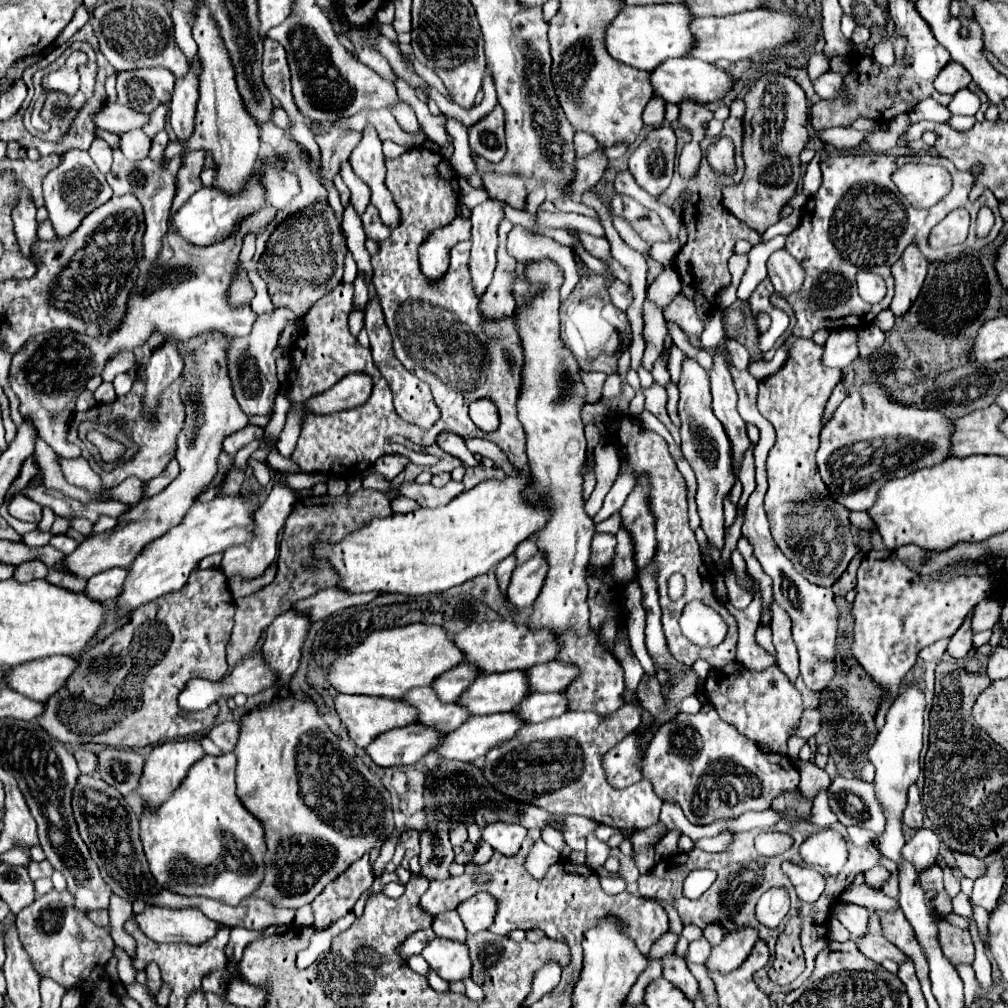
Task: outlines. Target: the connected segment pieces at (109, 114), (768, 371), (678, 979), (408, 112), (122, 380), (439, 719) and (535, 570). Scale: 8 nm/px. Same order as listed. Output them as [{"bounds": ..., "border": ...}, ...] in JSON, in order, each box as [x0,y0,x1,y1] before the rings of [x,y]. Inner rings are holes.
[{"bounds":[92,104,148,134],"border":[[[104,104],[102,110],[98,110],[92,118],[96,122],[98,128],[120,134],[126,130],[134,130],[134,128],[142,128],[148,122],[148,116],[132,110],[132,108],[124,108],[122,104]]]},{"bounds":[748,346,788,380],"border":[[[780,346],[778,352],[774,354],[774,358],[770,361],[765,361],[762,352],[758,350],[755,359],[748,364],[748,372],[756,380],[764,380],[764,378],[772,376],[774,372],[778,372],[784,366],[786,360],[788,360],[788,346]]]},{"bounds":[662,954,698,1000],"border":[[[674,954],[664,956],[662,962],[664,962],[664,978],[674,986],[678,986],[688,1000],[694,1000],[698,994],[698,982],[688,970],[686,962],[682,958],[676,958]]]},{"bounds":[392,102,422,134],"border":[[[404,102],[396,104],[396,108],[392,108],[392,114],[396,116],[398,124],[400,124],[406,132],[410,132],[410,134],[418,134],[418,132],[422,132],[422,126],[418,124],[416,114],[412,112],[412,108],[410,108],[408,104],[404,104]]]},{"bounds":[113,373,134,397],"border":[[[121,373],[113,380],[117,397],[126,395],[132,388],[134,379],[128,373]]]},{"bounds":[402,688,470,732],"border":[[[414,688],[402,698],[402,702],[418,710],[418,724],[436,728],[440,732],[460,728],[460,724],[470,718],[468,712],[464,712],[464,708],[460,708],[458,704],[440,704],[430,688]]]},{"bounds":[508,552,546,610],"border":[[[538,552],[532,560],[528,560],[524,566],[514,570],[508,586],[508,600],[520,610],[530,608],[536,596],[540,594],[544,576],[546,576],[546,564],[544,564],[544,556],[540,556]]]}]

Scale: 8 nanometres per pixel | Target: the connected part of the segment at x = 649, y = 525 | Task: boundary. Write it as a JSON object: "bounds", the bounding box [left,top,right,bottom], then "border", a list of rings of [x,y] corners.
{"bounds":[620,484,656,574],"border":[[[636,484],[620,510],[622,528],[632,536],[636,574],[644,572],[656,552],[656,520],[652,520],[648,504],[644,504],[644,496],[648,496],[648,488],[644,488],[644,484]]]}

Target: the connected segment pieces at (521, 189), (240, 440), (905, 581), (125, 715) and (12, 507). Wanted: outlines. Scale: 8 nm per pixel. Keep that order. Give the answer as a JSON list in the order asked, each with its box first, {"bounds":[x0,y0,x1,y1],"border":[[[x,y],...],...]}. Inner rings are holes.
[{"bounds":[480,170,526,210],"border":[[[482,170],[480,172],[482,182],[484,182],[484,190],[494,196],[496,188],[500,188],[500,196],[504,196],[504,200],[508,200],[508,206],[512,206],[514,210],[524,210],[526,208],[526,184],[522,178],[516,176],[508,176],[508,174],[496,174],[496,172],[488,172]]]},{"bounds":[222,424,264,454],"border":[[[248,424],[248,426],[240,428],[238,432],[232,432],[230,436],[226,436],[224,442],[222,442],[222,448],[224,448],[224,452],[228,452],[228,454],[236,454],[236,452],[238,452],[242,446],[246,446],[248,442],[262,438],[262,434],[264,434],[264,430],[262,430],[260,426]]]},{"bounds":[852,552,1000,730],"border":[[[868,552],[868,556],[862,558],[856,586],[858,596],[852,610],[852,652],[860,666],[884,688],[884,702],[876,714],[878,730],[884,726],[884,714],[898,692],[900,680],[916,664],[918,652],[940,638],[950,638],[972,608],[996,590],[1000,580],[1000,574],[992,574],[992,580],[984,580],[982,576],[958,576],[944,584],[924,582],[916,572],[908,570],[894,552]]]},{"bounds":[36,568,234,748],"border":[[[220,568],[192,570],[184,588],[140,606],[130,622],[112,632],[100,644],[80,654],[78,666],[66,684],[44,702],[44,712],[36,722],[62,744],[106,744],[116,748],[144,748],[162,740],[180,738],[186,734],[204,734],[214,726],[218,706],[212,704],[208,712],[196,712],[192,716],[180,716],[178,694],[192,678],[220,680],[228,672],[226,644],[234,626],[234,598],[228,588],[228,580]]]},{"bounds":[8,494,42,522],"border":[[[16,494],[16,496],[12,496],[12,500],[8,504],[8,514],[18,520],[24,520],[24,522],[40,522],[42,506],[28,500],[26,496]]]}]

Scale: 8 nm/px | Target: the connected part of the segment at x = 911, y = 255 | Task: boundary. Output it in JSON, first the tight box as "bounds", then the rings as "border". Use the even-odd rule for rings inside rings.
{"bounds":[890,244,928,316],"border":[[[916,244],[908,246],[902,258],[892,266],[892,276],[896,280],[896,294],[890,308],[896,316],[904,314],[912,306],[912,300],[916,300],[926,270],[928,270],[928,260]]]}

